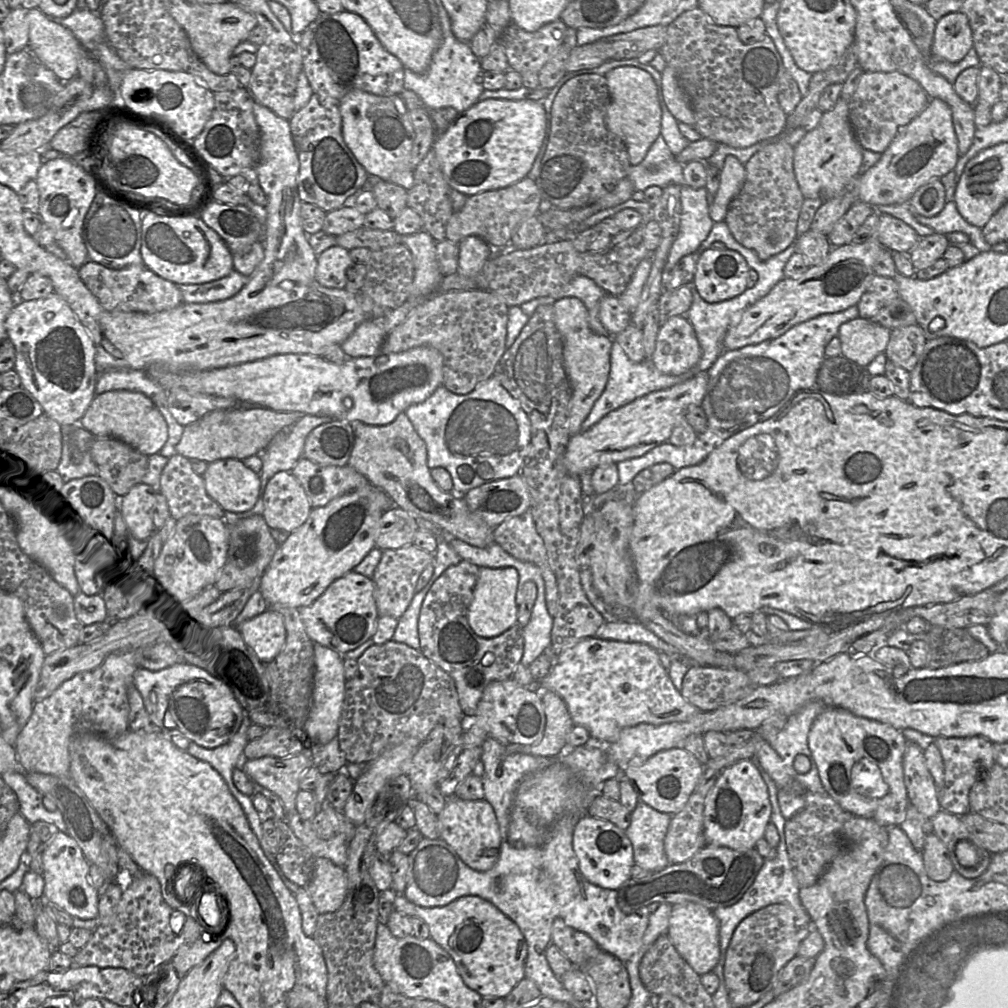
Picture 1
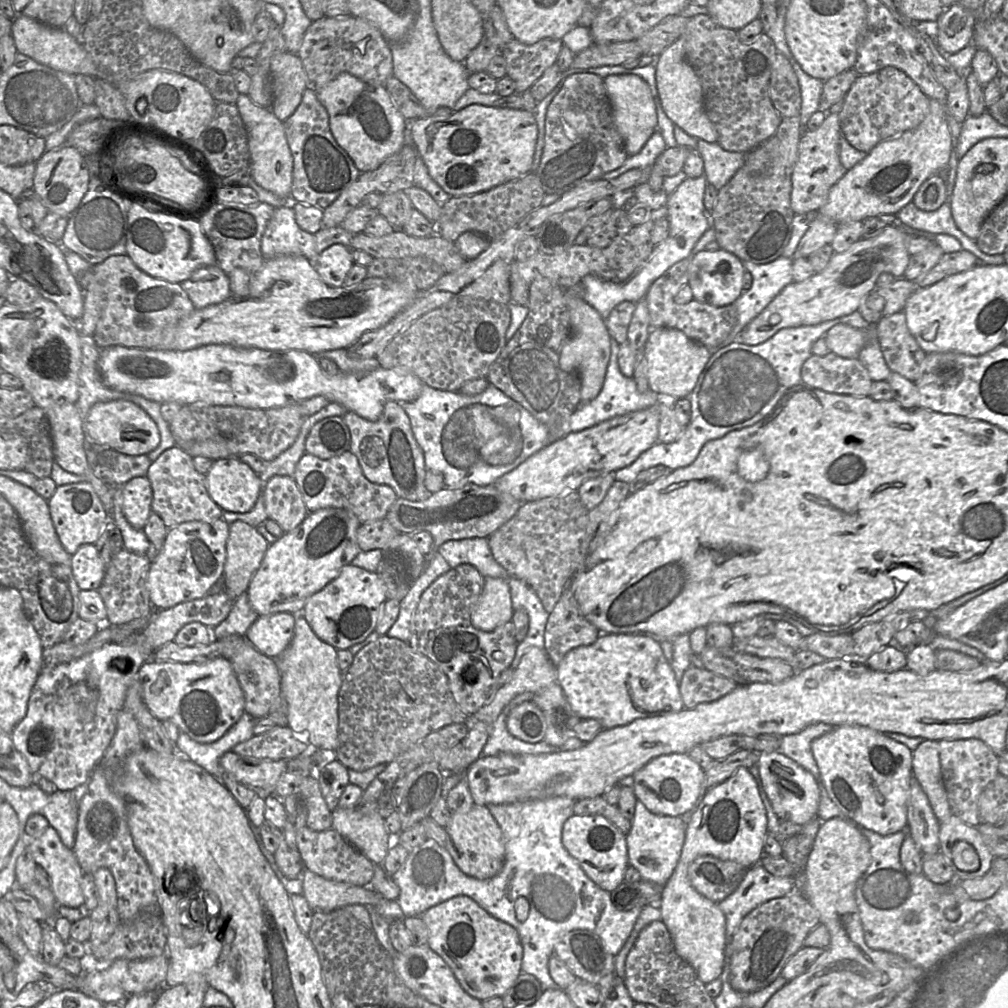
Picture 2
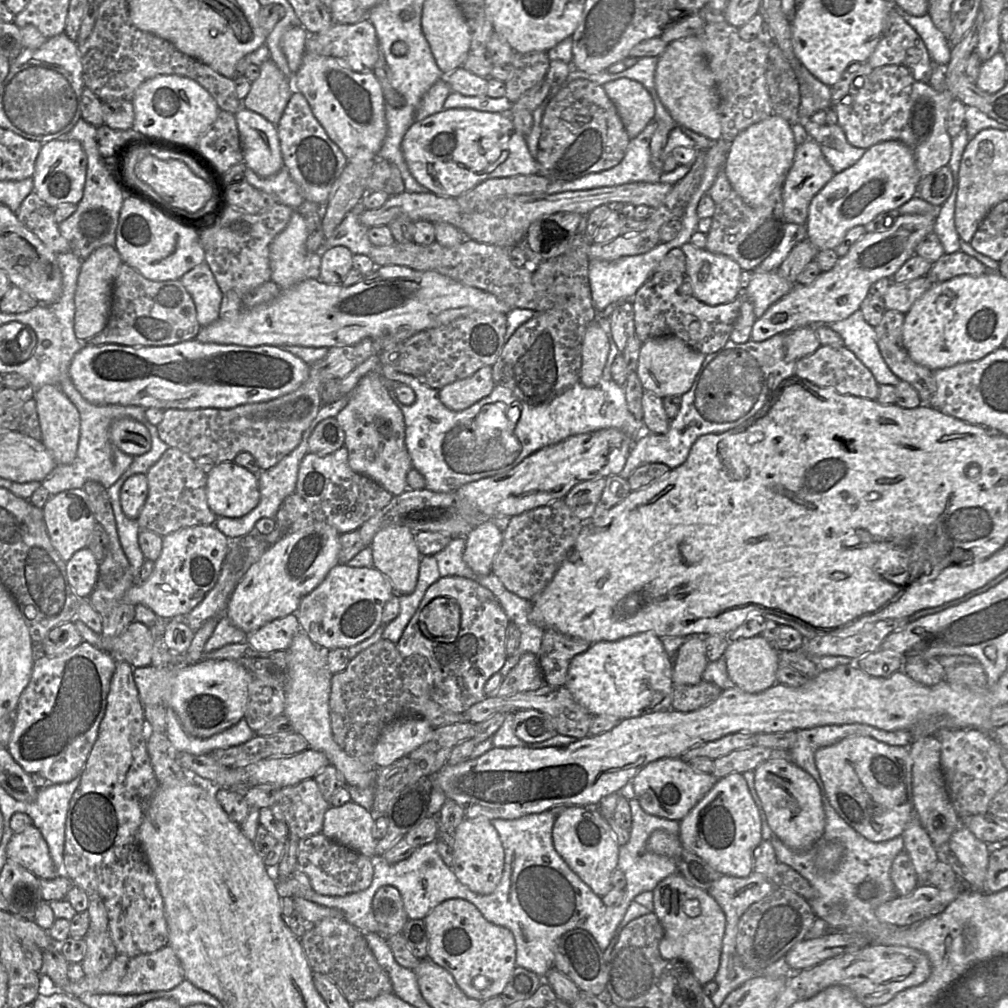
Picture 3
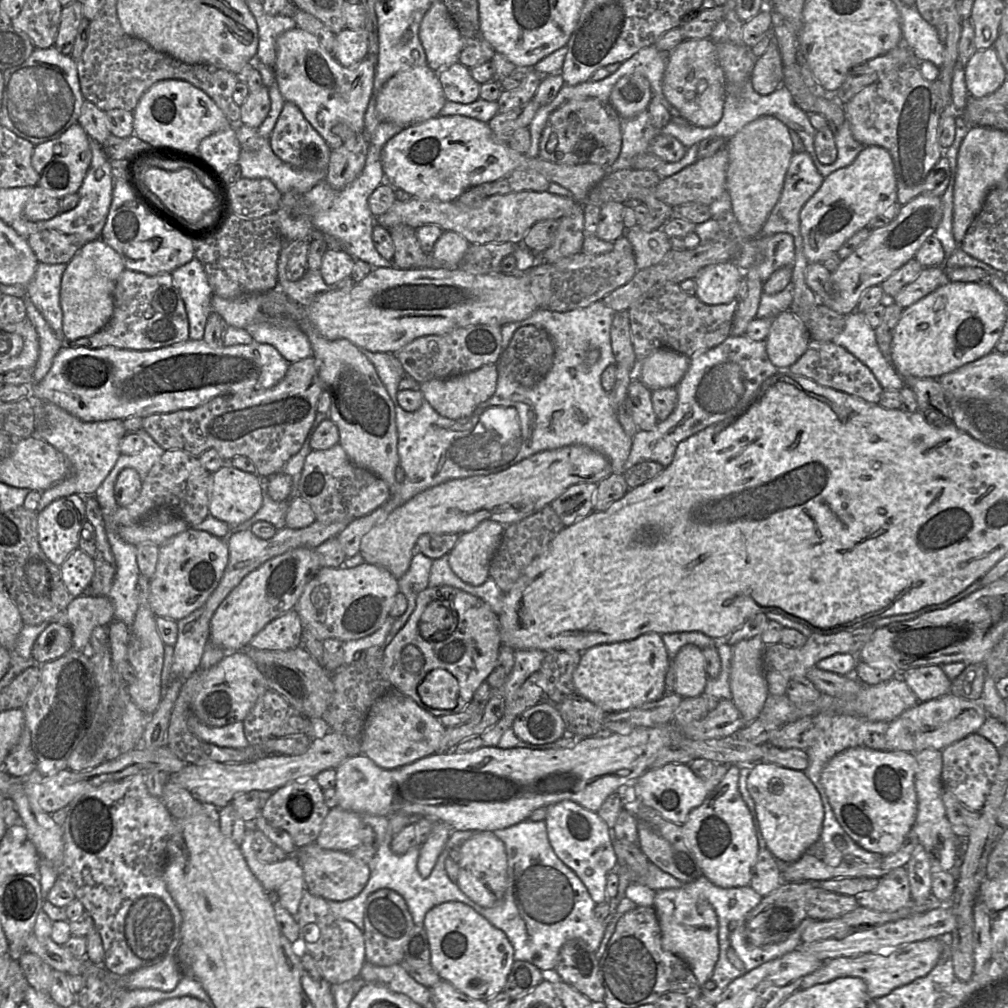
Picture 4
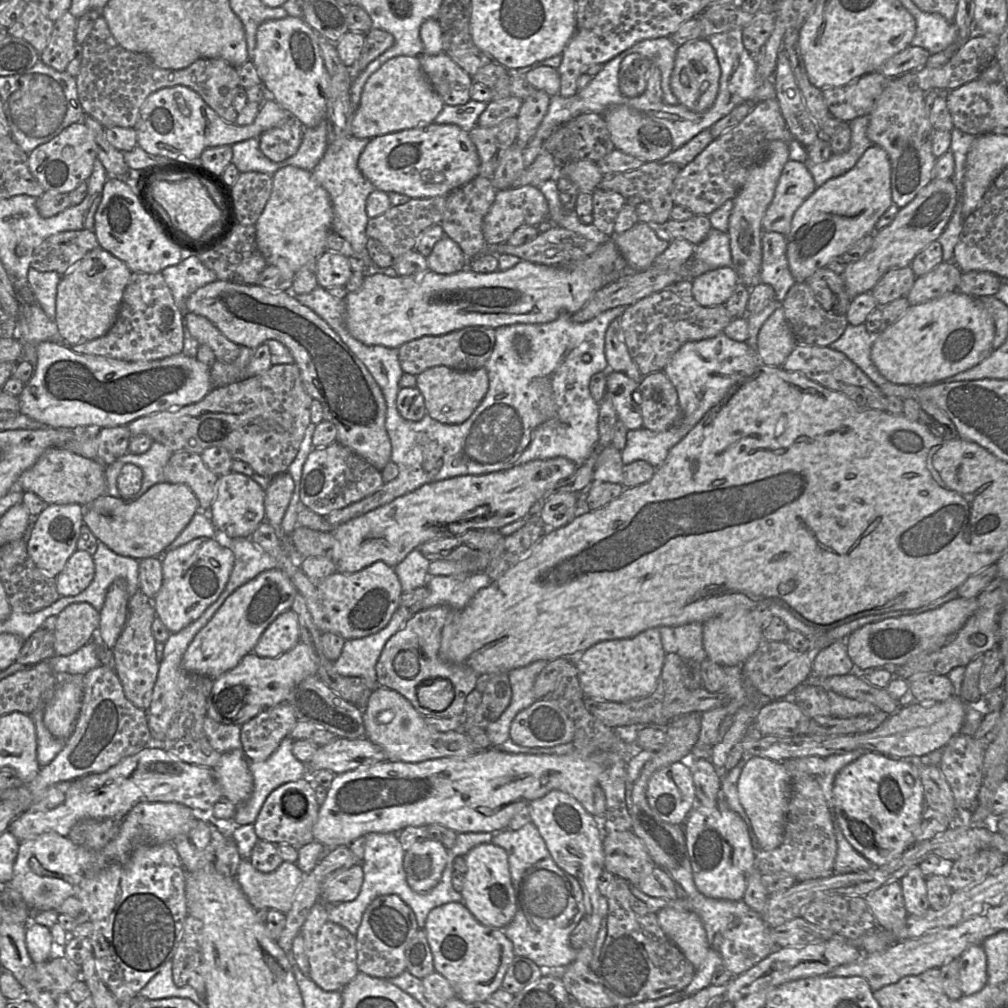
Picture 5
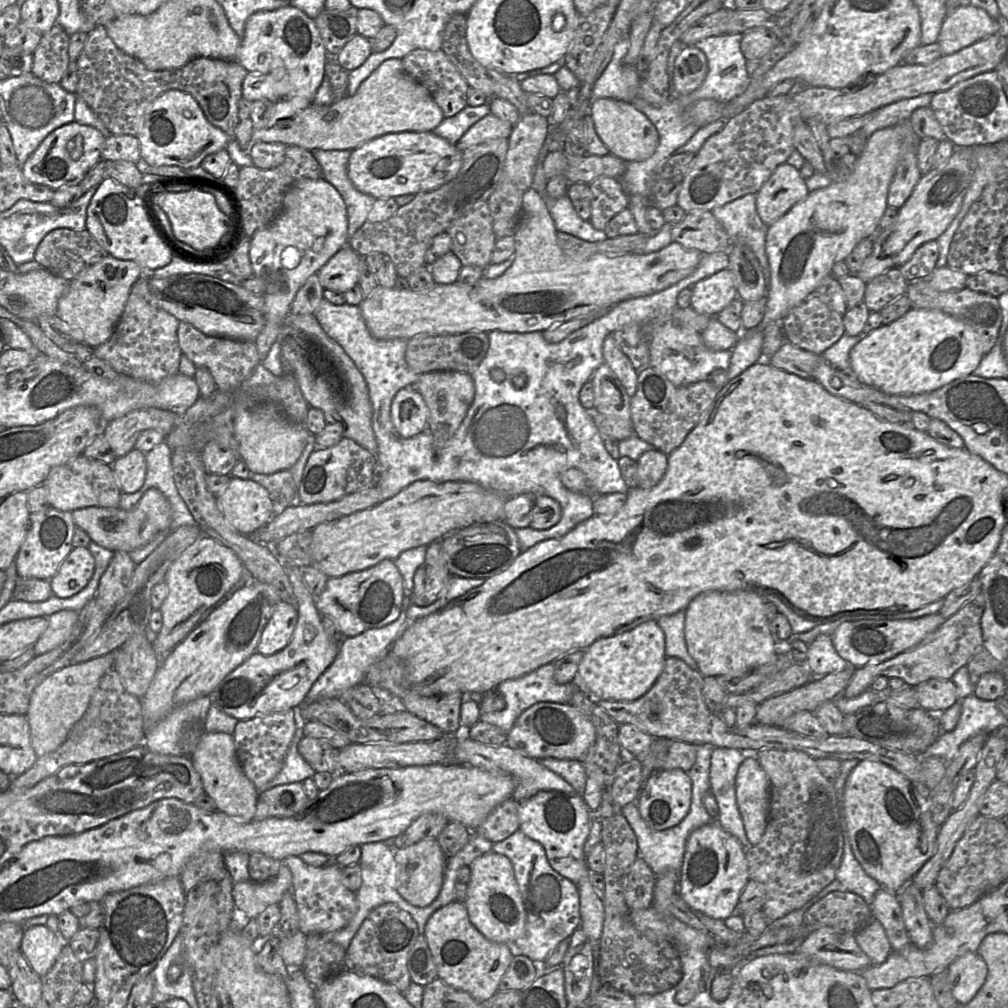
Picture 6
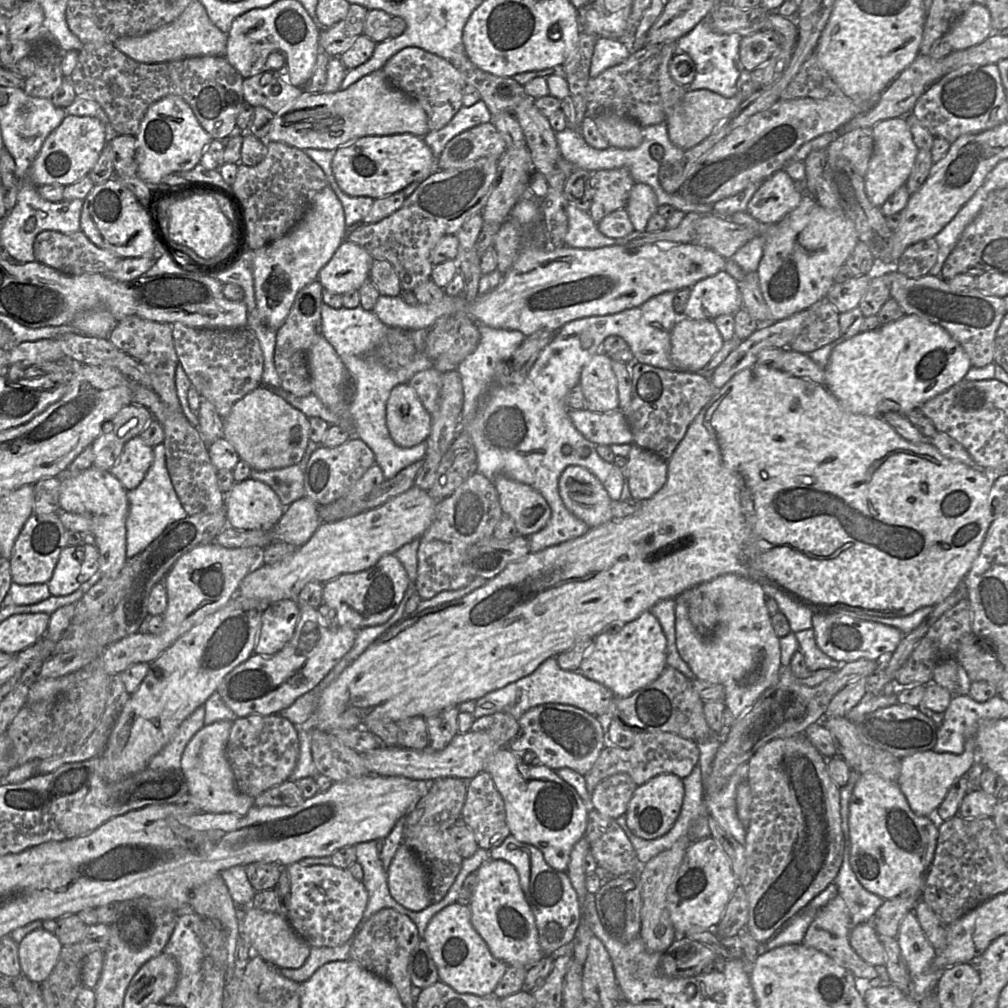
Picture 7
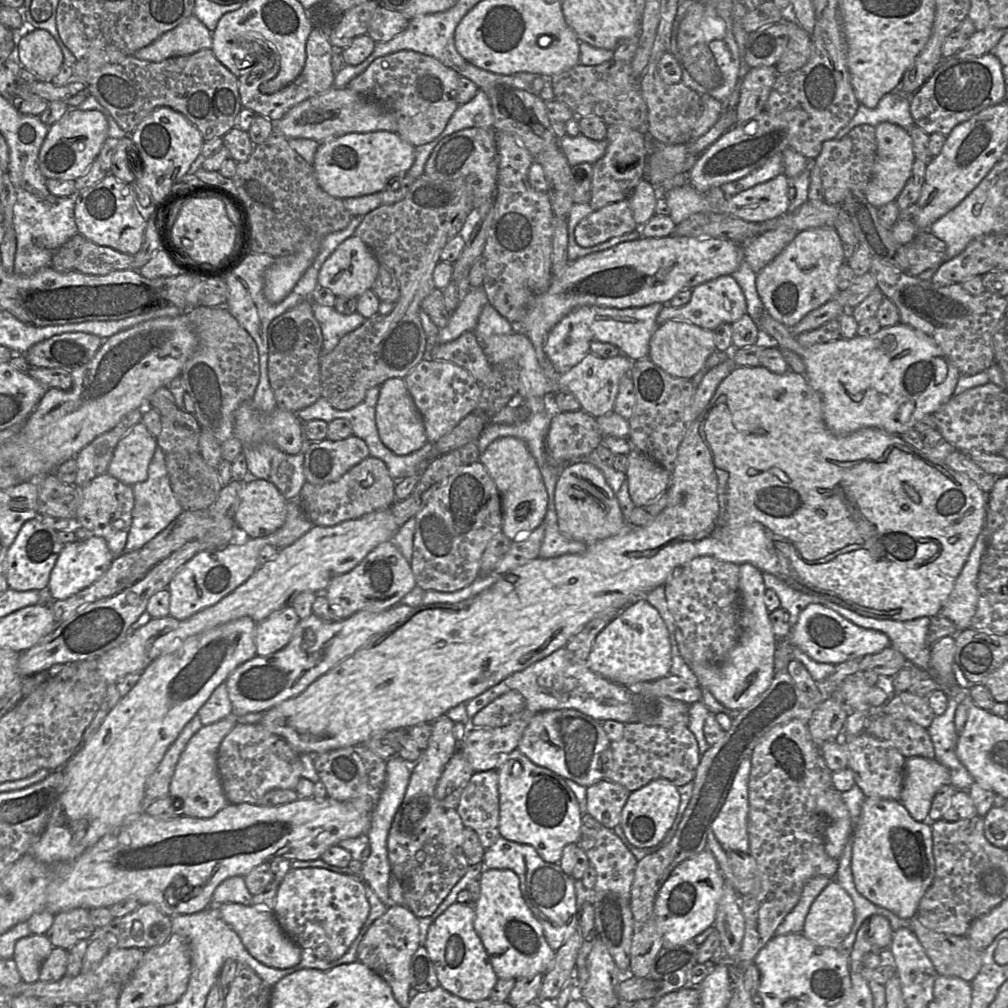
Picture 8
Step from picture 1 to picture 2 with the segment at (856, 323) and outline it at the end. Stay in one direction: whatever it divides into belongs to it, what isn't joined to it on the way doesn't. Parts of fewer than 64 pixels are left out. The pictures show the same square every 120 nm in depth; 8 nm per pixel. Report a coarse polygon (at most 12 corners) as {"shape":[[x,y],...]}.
{"shape":[[837,324],[824,335],[830,352],[858,359],[871,330]]}

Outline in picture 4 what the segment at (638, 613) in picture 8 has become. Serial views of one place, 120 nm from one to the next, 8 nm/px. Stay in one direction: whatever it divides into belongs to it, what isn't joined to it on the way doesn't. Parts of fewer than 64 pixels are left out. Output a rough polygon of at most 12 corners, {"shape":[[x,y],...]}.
{"shape":[[661,635],[594,646],[575,693],[606,713],[655,702],[670,667]]}

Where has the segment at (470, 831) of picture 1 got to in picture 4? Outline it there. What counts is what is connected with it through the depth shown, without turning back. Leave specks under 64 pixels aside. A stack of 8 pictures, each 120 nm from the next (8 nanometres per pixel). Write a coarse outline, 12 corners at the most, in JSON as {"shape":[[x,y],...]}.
{"shape":[[491,831],[460,846],[460,890],[491,908],[504,897],[507,856]]}

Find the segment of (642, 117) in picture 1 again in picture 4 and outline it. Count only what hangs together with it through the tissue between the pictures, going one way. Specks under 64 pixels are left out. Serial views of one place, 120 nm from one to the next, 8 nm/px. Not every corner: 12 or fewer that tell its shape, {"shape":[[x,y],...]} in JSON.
{"shape":[[628,74],[614,85],[610,104],[622,119],[647,110],[648,79]]}

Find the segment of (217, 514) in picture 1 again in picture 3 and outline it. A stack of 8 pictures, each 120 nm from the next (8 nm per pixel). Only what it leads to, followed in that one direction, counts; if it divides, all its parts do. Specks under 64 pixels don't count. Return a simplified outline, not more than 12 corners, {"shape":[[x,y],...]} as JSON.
{"shape":[[168,448],[148,470],[140,530],[215,525],[207,474]]}

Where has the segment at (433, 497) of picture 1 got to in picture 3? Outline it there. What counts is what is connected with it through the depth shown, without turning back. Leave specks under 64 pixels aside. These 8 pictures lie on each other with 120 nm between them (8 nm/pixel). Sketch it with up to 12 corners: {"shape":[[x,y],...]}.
{"shape":[[378,372],[336,419],[350,468],[394,496],[413,467],[404,416]]}

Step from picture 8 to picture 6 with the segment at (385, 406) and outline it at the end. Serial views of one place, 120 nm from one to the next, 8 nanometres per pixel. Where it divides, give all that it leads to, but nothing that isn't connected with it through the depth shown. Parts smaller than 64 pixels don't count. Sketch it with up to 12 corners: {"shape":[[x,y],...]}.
{"shape":[[411,386],[391,403],[391,420],[403,438],[424,431],[428,407]]}

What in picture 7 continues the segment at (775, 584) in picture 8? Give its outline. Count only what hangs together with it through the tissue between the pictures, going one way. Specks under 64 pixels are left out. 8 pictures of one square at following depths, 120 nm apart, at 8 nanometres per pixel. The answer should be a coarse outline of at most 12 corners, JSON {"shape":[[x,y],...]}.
{"shape":[[762,585],[796,633],[812,628],[813,612],[802,601]]}

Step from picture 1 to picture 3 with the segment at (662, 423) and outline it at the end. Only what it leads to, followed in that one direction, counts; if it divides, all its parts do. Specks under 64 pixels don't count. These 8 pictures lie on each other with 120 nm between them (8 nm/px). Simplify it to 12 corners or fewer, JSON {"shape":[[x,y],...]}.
{"shape":[[571,436],[455,492],[489,517],[619,475],[634,442]]}

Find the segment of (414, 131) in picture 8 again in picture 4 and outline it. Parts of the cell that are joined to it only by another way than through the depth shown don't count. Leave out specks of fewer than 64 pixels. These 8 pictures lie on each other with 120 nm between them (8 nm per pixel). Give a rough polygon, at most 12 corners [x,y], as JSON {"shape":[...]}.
{"shape":[[457,62],[438,71],[448,101],[470,104],[480,85]]}

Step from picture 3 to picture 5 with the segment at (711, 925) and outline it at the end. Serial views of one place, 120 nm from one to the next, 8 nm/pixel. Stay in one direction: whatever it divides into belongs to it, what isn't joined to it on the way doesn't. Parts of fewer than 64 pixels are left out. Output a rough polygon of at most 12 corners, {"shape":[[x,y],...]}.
{"shape":[[666,907],[656,915],[695,970],[706,959],[698,914]]}

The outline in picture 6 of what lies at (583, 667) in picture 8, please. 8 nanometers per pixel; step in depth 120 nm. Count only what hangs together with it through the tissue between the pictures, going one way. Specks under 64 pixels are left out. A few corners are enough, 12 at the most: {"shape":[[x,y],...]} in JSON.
{"shape":[[554,663],[496,689],[505,708],[480,721],[508,733],[520,714],[536,703],[568,704],[574,681],[555,681]]}

